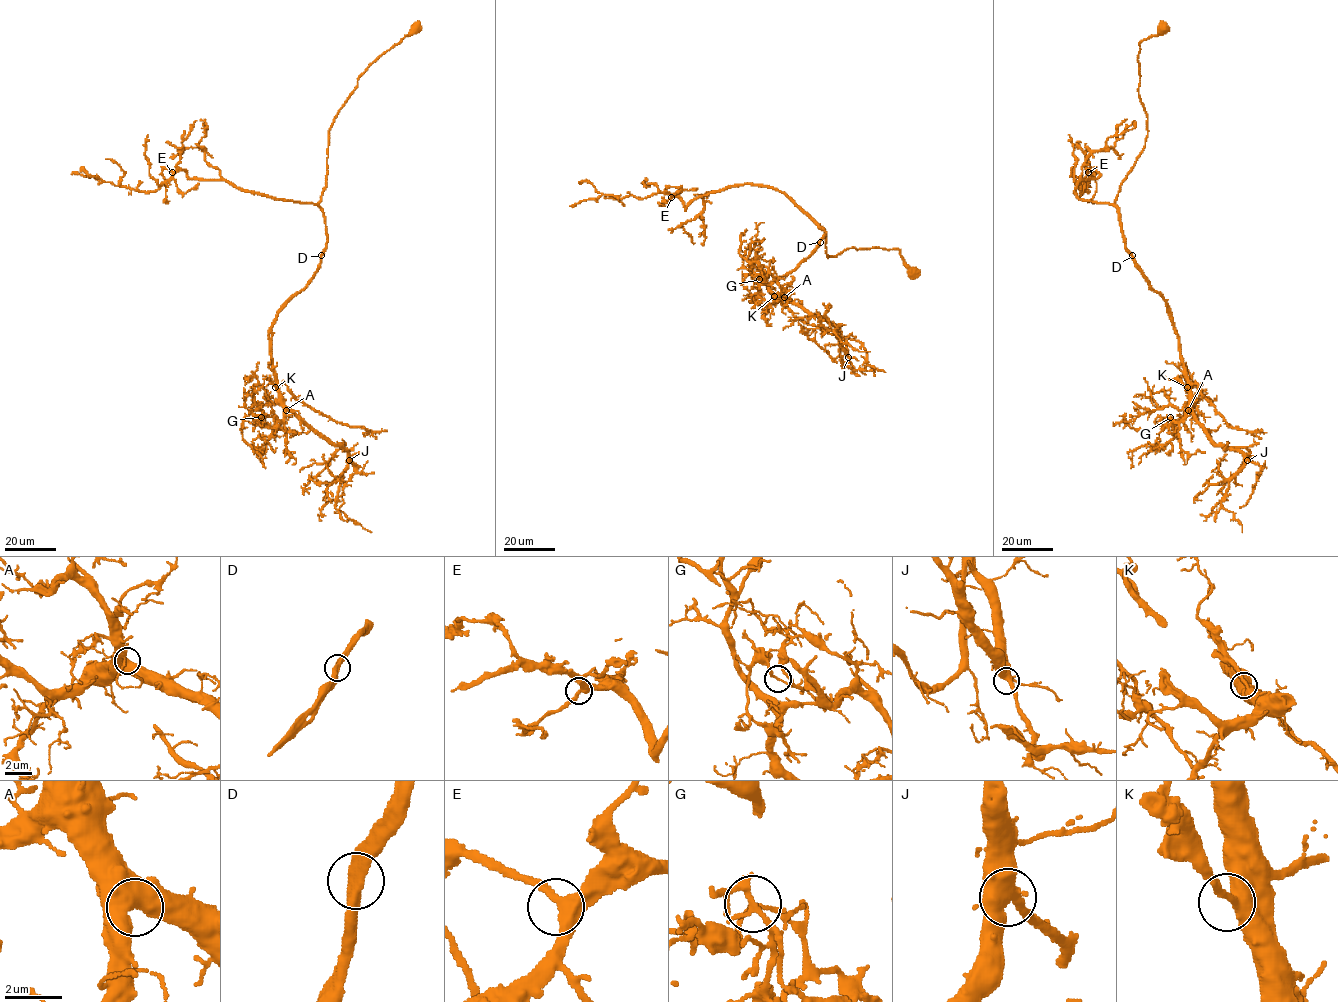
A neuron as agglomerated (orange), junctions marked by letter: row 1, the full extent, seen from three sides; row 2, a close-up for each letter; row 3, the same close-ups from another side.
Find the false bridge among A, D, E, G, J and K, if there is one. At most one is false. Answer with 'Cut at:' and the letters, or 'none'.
Cut at: none

